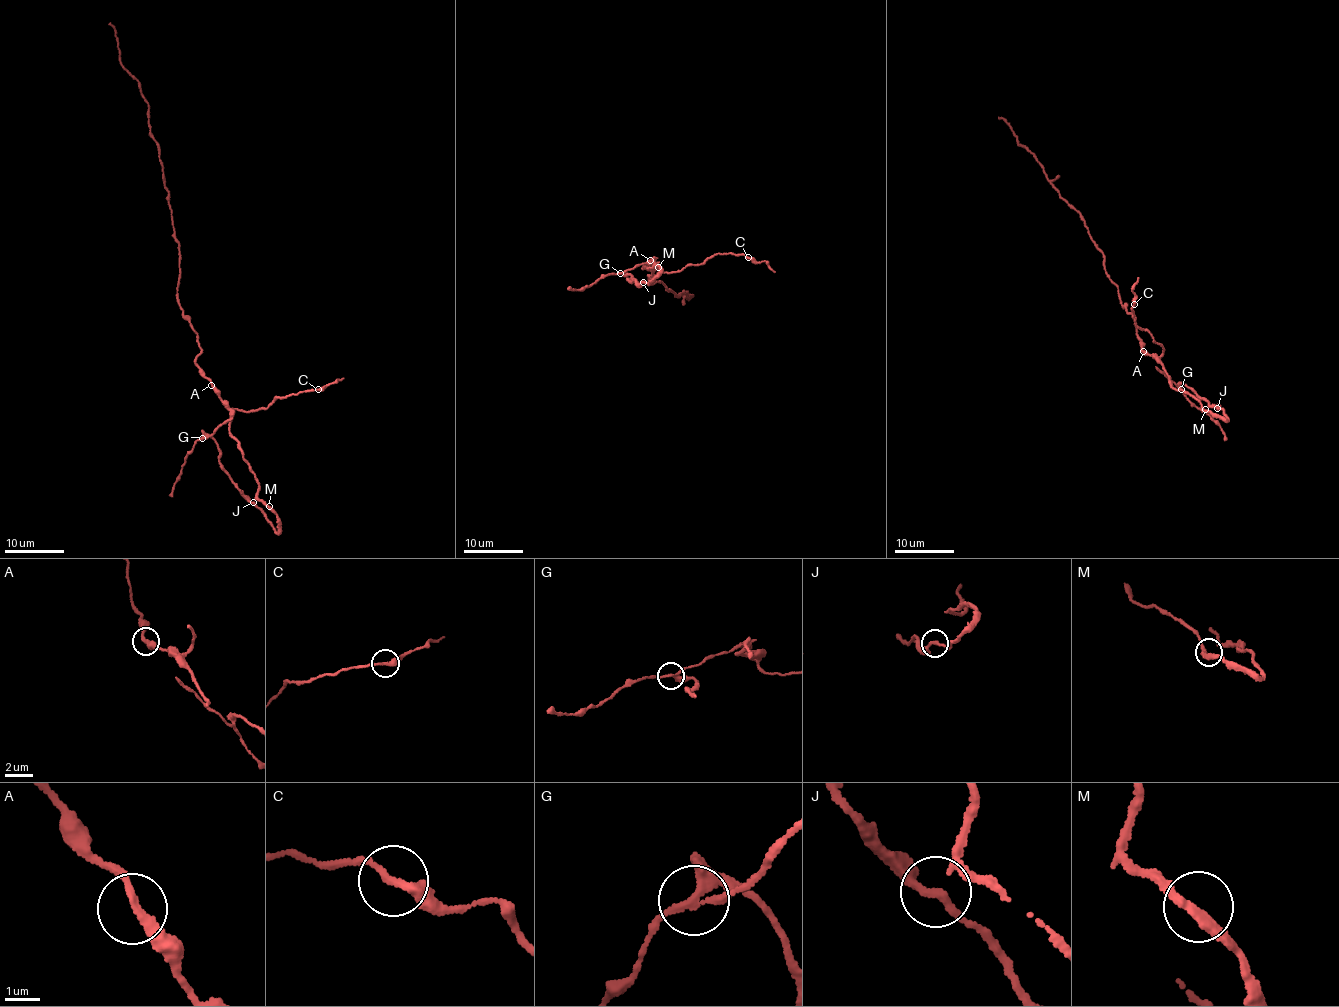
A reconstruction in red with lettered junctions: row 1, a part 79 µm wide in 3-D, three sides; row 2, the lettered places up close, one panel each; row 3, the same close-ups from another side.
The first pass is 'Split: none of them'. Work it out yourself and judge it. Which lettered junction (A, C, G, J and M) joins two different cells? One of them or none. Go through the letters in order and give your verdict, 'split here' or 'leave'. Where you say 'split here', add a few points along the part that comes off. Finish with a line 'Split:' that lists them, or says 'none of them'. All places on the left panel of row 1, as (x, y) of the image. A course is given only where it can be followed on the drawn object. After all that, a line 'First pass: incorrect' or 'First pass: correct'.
A: leave
C: leave
G: split here; course (202, 438), (196, 440), (172, 496)
J: leave
M: leave
Split: G
First pass: incorrect

